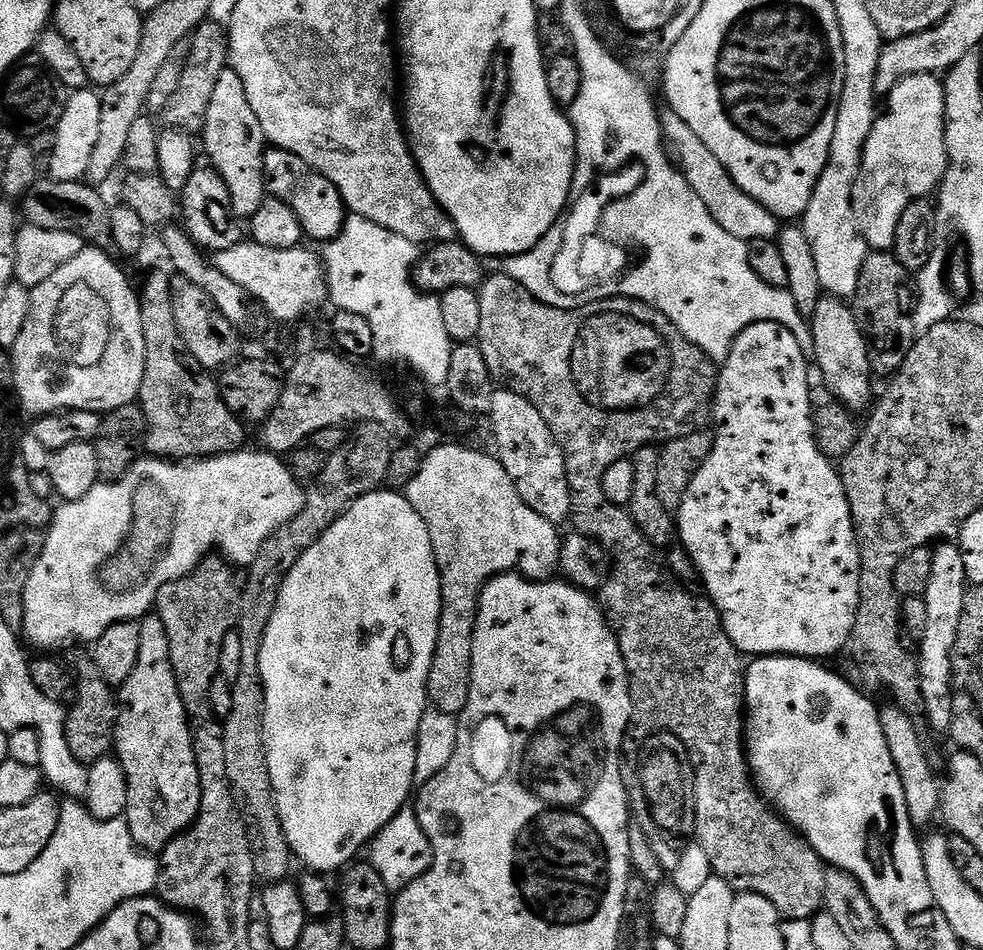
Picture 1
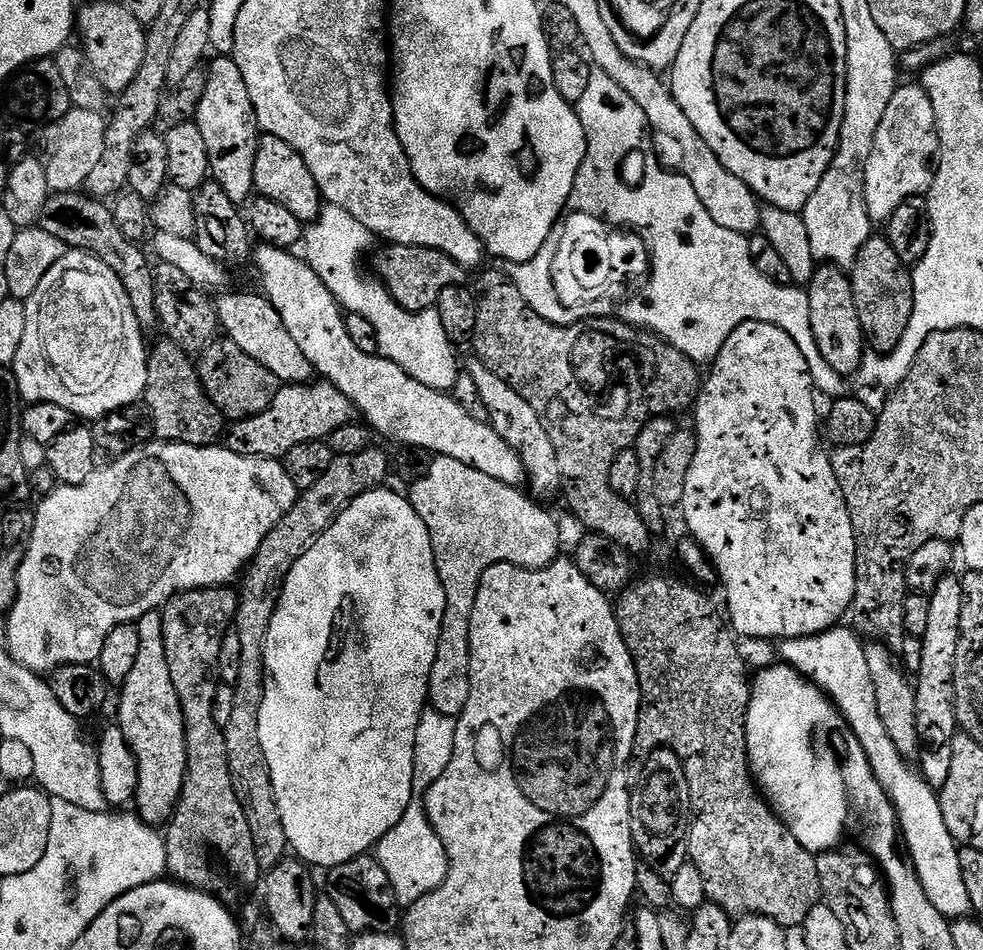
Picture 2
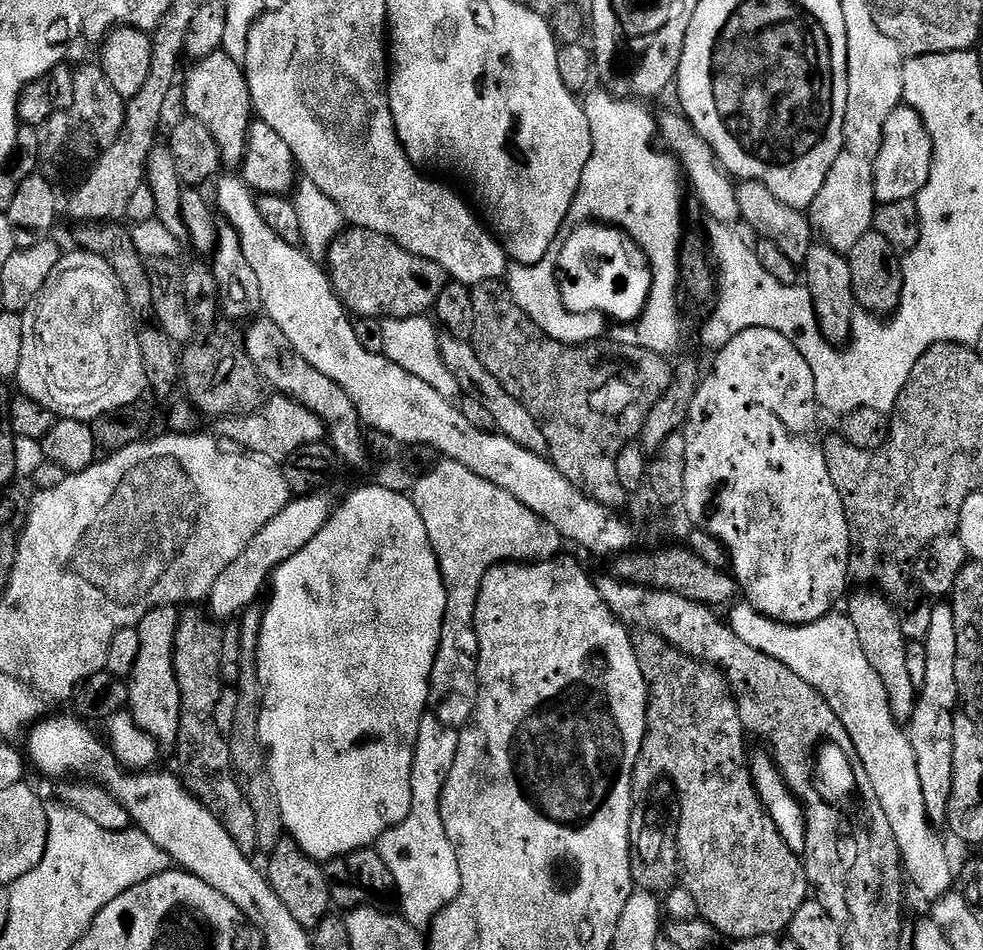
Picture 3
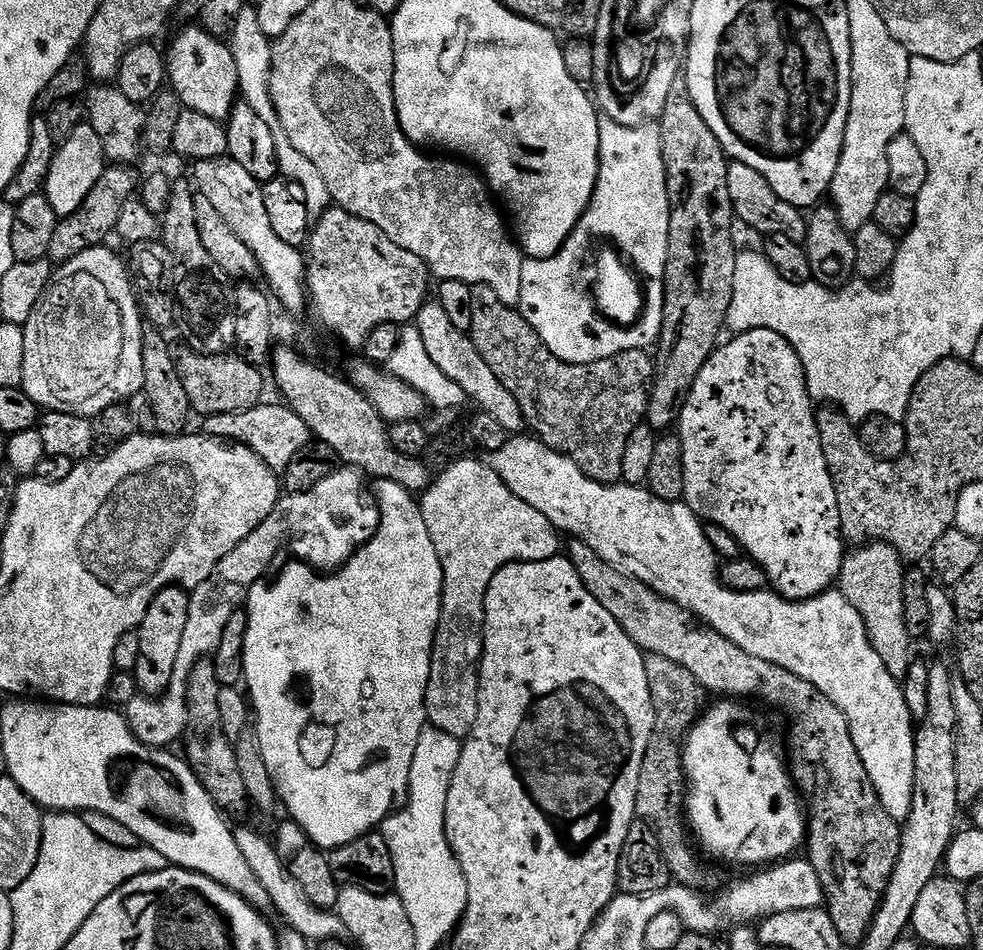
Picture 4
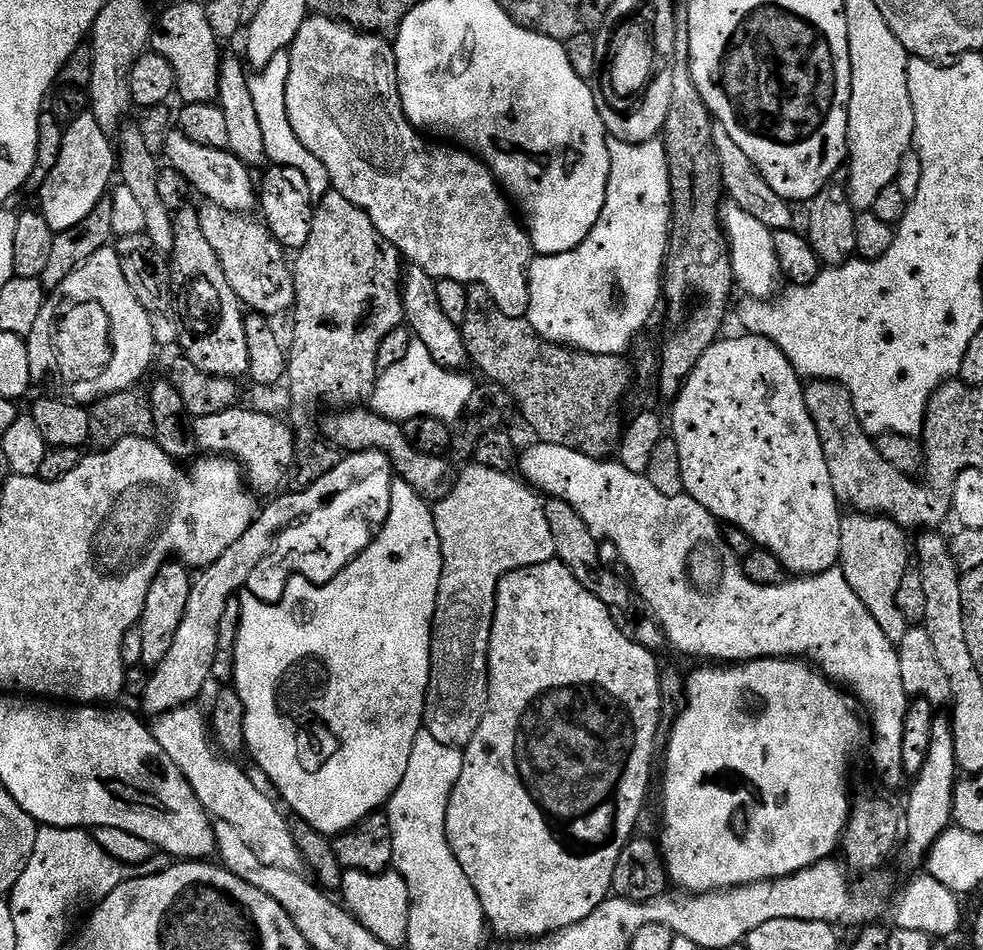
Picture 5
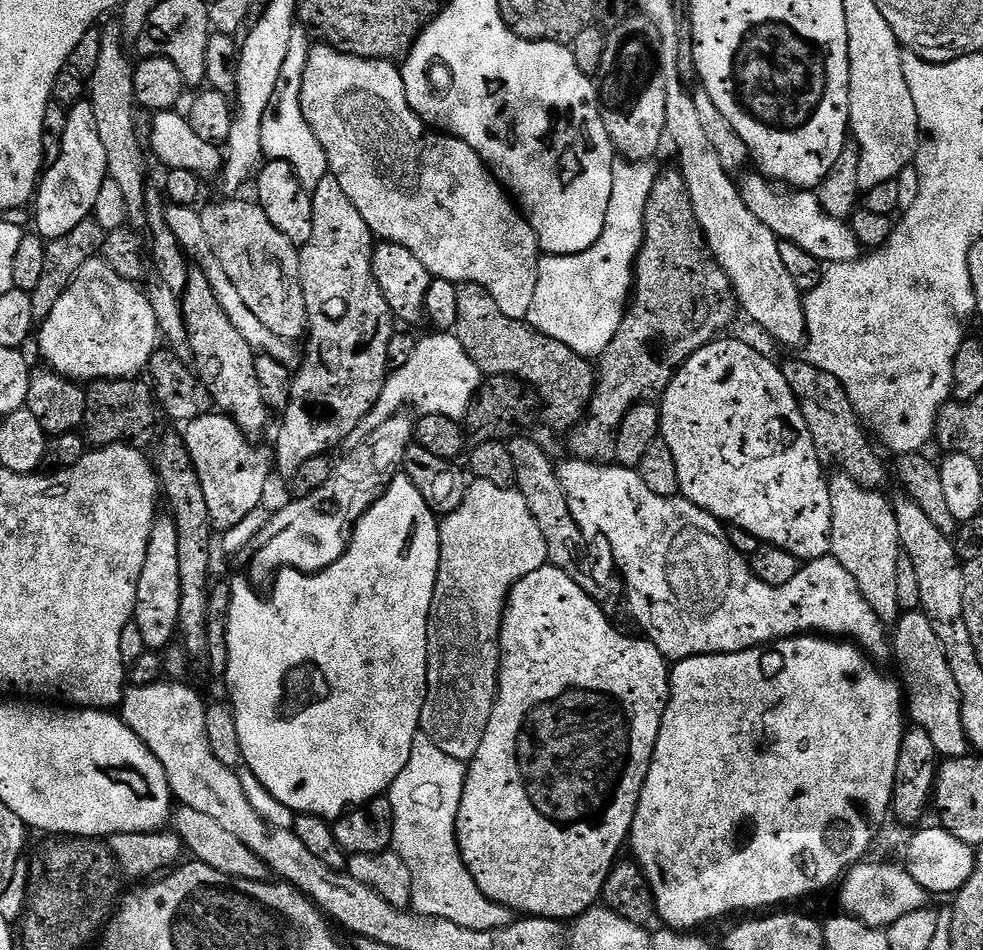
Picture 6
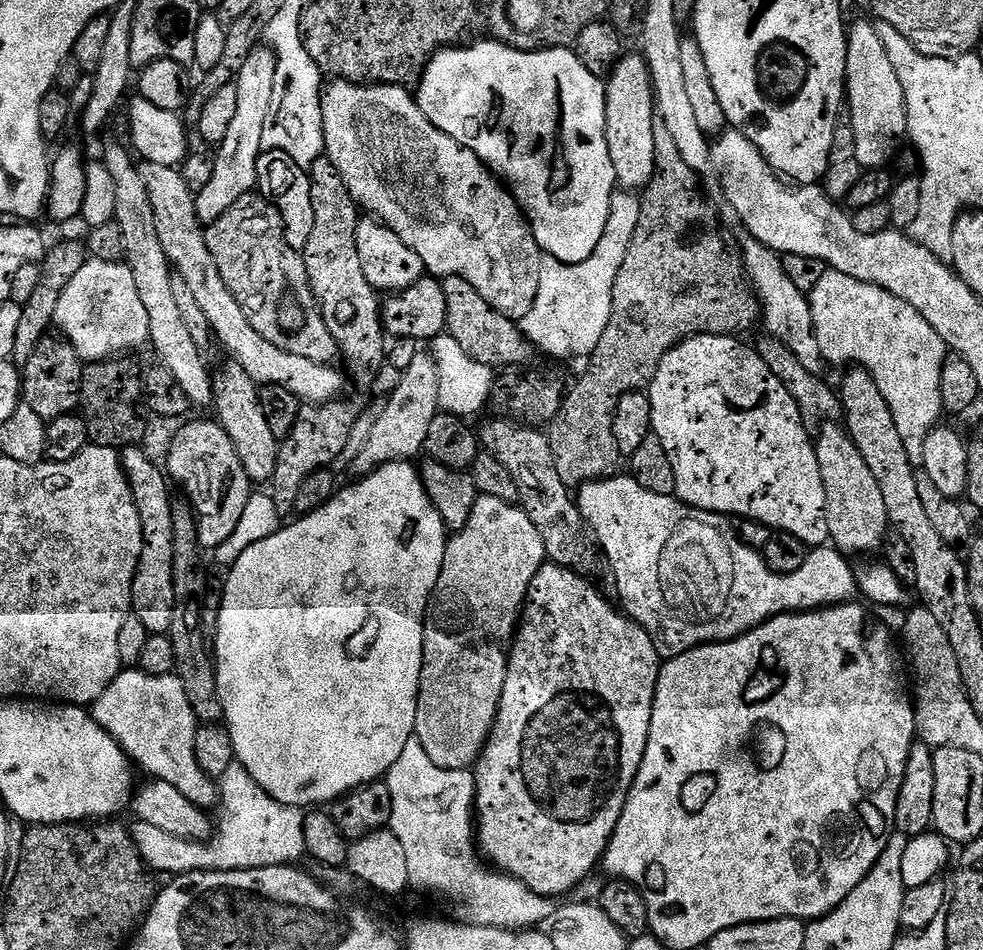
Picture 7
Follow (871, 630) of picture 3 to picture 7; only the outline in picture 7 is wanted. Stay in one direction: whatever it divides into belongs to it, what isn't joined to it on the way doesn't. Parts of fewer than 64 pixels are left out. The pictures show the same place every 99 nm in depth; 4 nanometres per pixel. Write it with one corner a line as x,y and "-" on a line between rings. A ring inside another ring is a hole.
829,422
819,425
817,432
820,433
815,433
814,443
818,470
822,474
822,486
826,490
829,541
845,554
879,553
890,535
890,525
878,478
874,478
870,466
866,466
862,450
854,446
852,436
843,423

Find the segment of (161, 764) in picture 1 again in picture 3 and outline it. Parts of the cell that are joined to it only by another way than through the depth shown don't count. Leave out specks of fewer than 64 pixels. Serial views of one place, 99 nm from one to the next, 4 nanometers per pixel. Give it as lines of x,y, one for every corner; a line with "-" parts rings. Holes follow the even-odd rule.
159,604
140,619
138,638
142,638
142,647
138,649
138,662
134,662
132,675
127,677
127,711
142,731
164,750
175,749
180,729
180,691
174,674
174,638
180,613
181,609
175,604

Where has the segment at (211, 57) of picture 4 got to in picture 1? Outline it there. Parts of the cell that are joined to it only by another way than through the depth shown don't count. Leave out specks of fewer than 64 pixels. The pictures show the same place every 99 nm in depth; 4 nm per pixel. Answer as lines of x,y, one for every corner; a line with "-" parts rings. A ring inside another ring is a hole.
229,66
218,74
218,82
214,82
214,95
210,97
210,106
206,110
202,129
202,148
208,151
207,159
212,167
222,174
222,182
226,182
229,190
233,214
237,218
251,218
266,199
264,186
264,154
266,141
262,122
258,122
258,114
250,106
250,98
246,98
246,86
242,86
242,78

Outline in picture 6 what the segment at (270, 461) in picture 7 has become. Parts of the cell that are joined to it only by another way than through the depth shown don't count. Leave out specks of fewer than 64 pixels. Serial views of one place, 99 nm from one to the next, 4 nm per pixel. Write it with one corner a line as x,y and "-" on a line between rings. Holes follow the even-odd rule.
189,271
180,305
188,335
188,352
193,360
191,363
196,375
210,390
213,405
223,415
230,417
249,438
256,438
267,426
270,416
270,409
264,404
261,387
258,386
255,370
257,353
252,351
250,342
238,334
234,322
226,318
226,310
222,310
204,272

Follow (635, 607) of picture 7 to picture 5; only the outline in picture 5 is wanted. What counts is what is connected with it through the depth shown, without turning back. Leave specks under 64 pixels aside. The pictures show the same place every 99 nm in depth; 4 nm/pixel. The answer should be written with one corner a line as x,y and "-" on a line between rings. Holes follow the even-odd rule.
532,442
532,445
530,445
525,452
523,449
523,451
519,453
518,472
533,489
539,490
545,497
561,500
569,504
569,506
580,515
582,522
586,522
589,532
600,538
605,536
610,543
616,544
616,552
620,555
621,562
628,567
629,573
627,572
627,575
630,577
639,599
641,596
641,598
644,599
645,606
652,611
649,612
651,619
655,620
656,623
659,624
661,630
664,631
665,641
667,641
669,645
673,644
682,655
701,656
701,658
704,659
701,661
704,662
747,662
749,660
765,660
767,656
807,658
819,671
823,672
833,684
837,686
847,686
850,689
851,695
858,701
858,704
858,699
860,699
861,705
859,704
859,707
862,709
862,712
862,707
864,707
865,713
863,712
863,715
866,717
866,720
866,715
868,715
868,720
872,723
872,764
876,767
876,772
880,775
881,782
888,788
902,787
901,789
903,789
905,787
906,775
902,764
902,736
903,730
905,729
910,697
906,686
902,686
902,665
898,662
898,647
890,642
890,638
886,638
886,634
882,634
882,626
878,626
878,622
874,622
874,614
870,614
870,610
866,610
866,606
862,606
858,594
854,594
854,590
850,590
850,582
846,582
844,573
840,571
839,567
826,570
817,576
792,578
778,586
758,586
757,584
752,584
750,578
746,578
741,557
735,556
730,550
730,546
724,540
724,533
716,517
710,515
708,511
690,495
685,494
682,496
675,496
674,498
666,498
666,494
658,494
658,490
654,490
654,486
650,486
647,475
639,476
638,474
634,474
630,470
626,470
626,466
622,466
619,462
595,460
586,454
574,451
572,448
554,446
553,444
546,444
543,442

